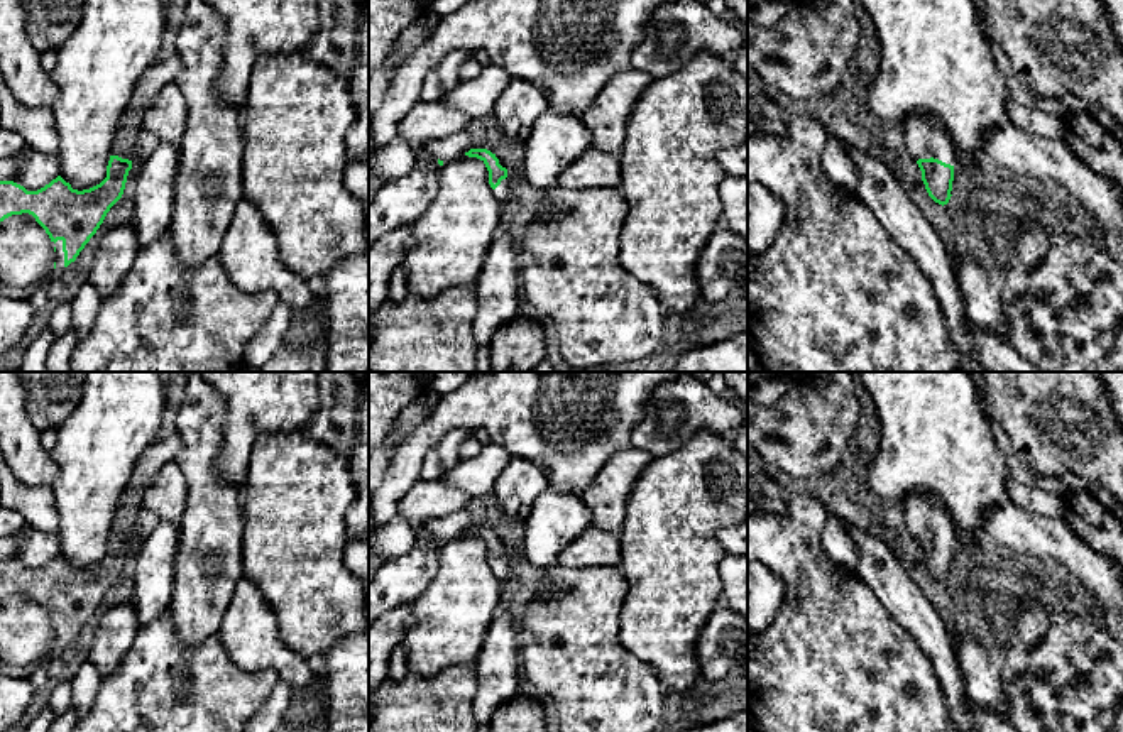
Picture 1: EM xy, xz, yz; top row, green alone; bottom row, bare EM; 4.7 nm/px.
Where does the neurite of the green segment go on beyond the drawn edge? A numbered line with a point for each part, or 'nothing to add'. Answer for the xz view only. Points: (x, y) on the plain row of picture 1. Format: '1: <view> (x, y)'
1: xz (503, 570)

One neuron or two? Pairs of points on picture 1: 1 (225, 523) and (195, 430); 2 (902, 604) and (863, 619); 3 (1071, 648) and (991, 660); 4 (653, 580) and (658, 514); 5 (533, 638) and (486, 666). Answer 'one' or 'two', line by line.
1: one
2: two
3: two
4: one
5: two

